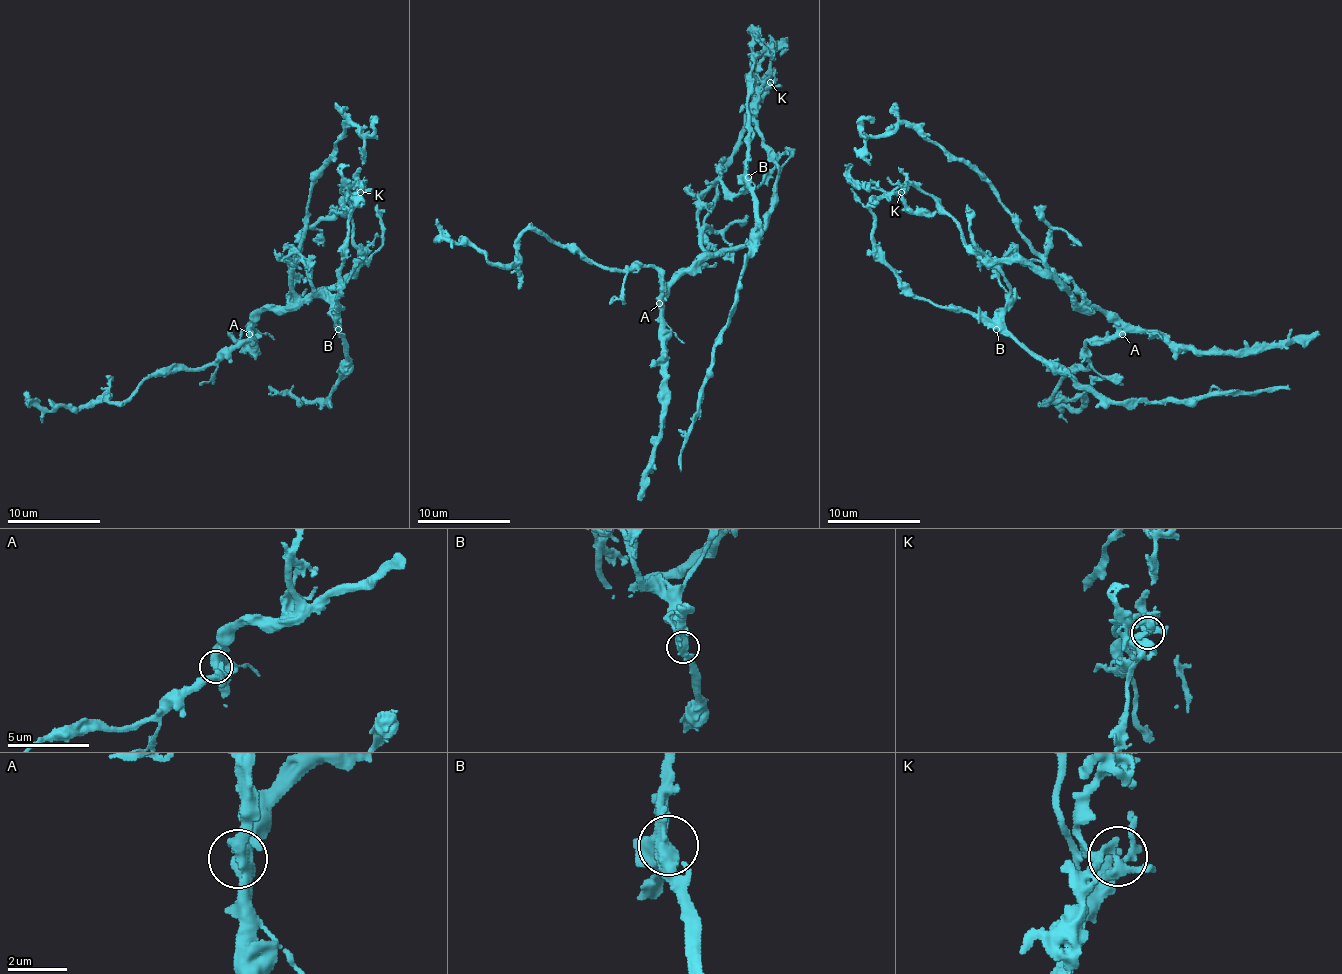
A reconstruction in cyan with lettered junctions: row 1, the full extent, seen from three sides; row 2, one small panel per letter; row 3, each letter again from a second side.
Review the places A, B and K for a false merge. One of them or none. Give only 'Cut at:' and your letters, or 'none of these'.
Cut at: K

